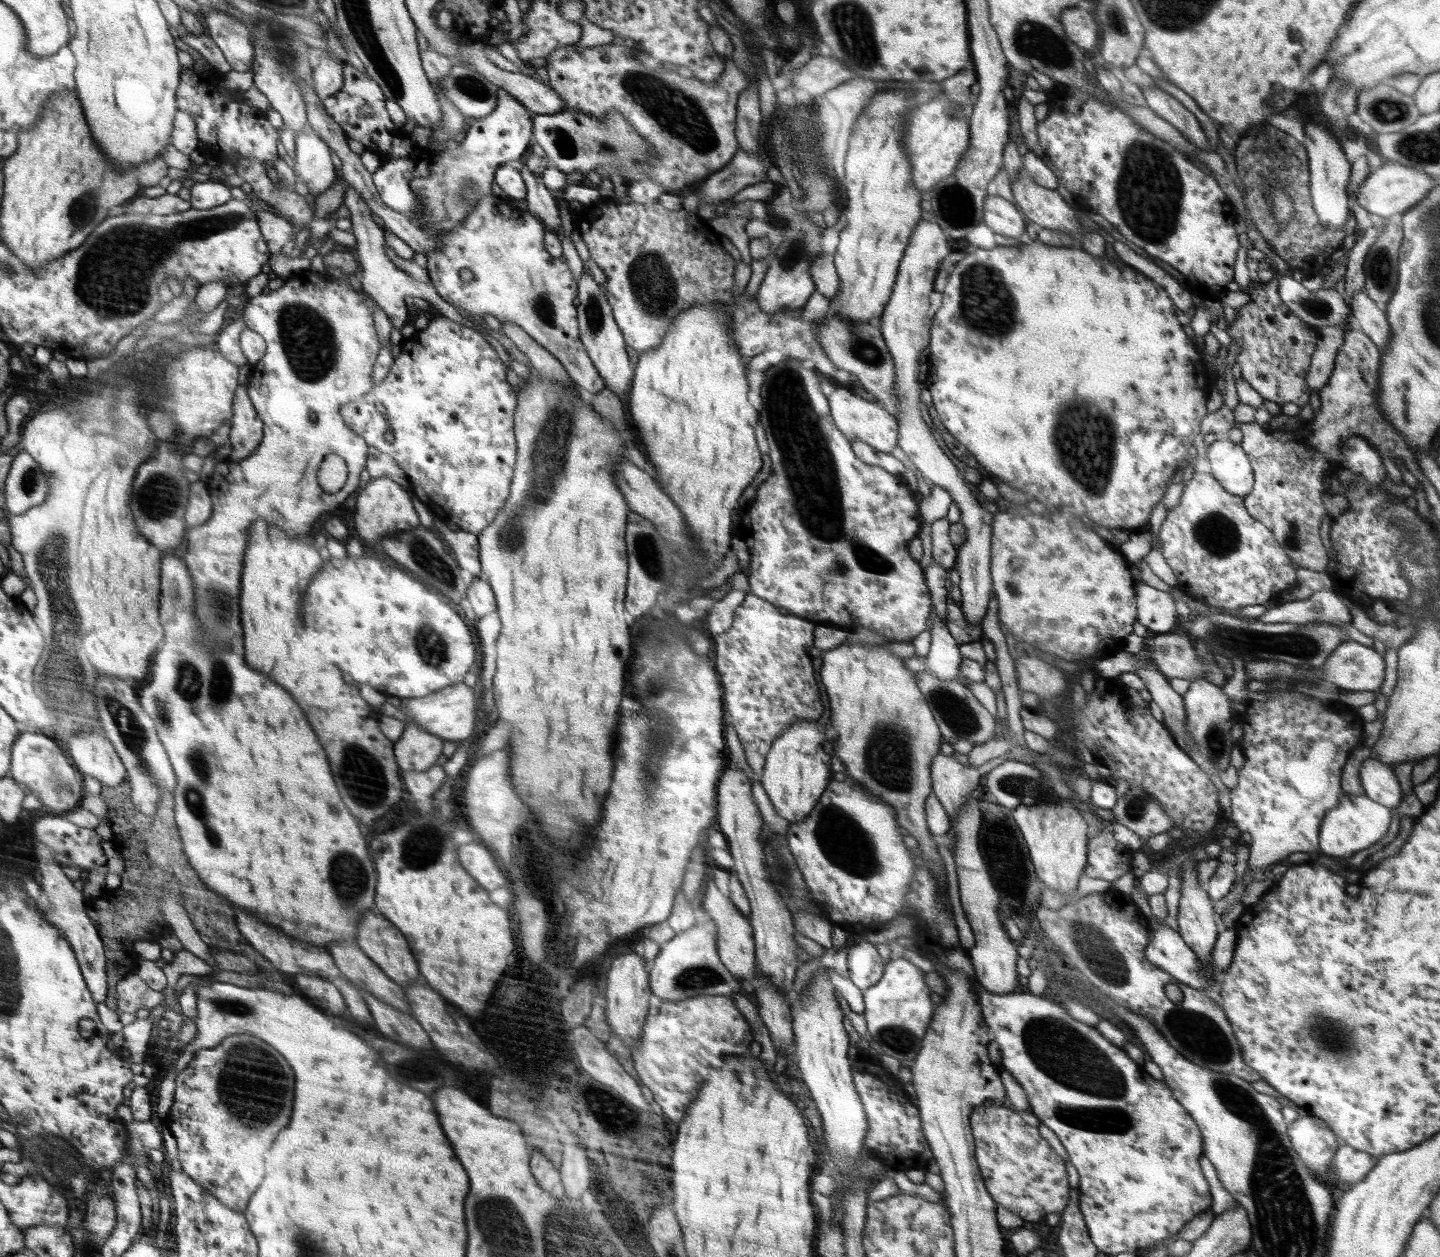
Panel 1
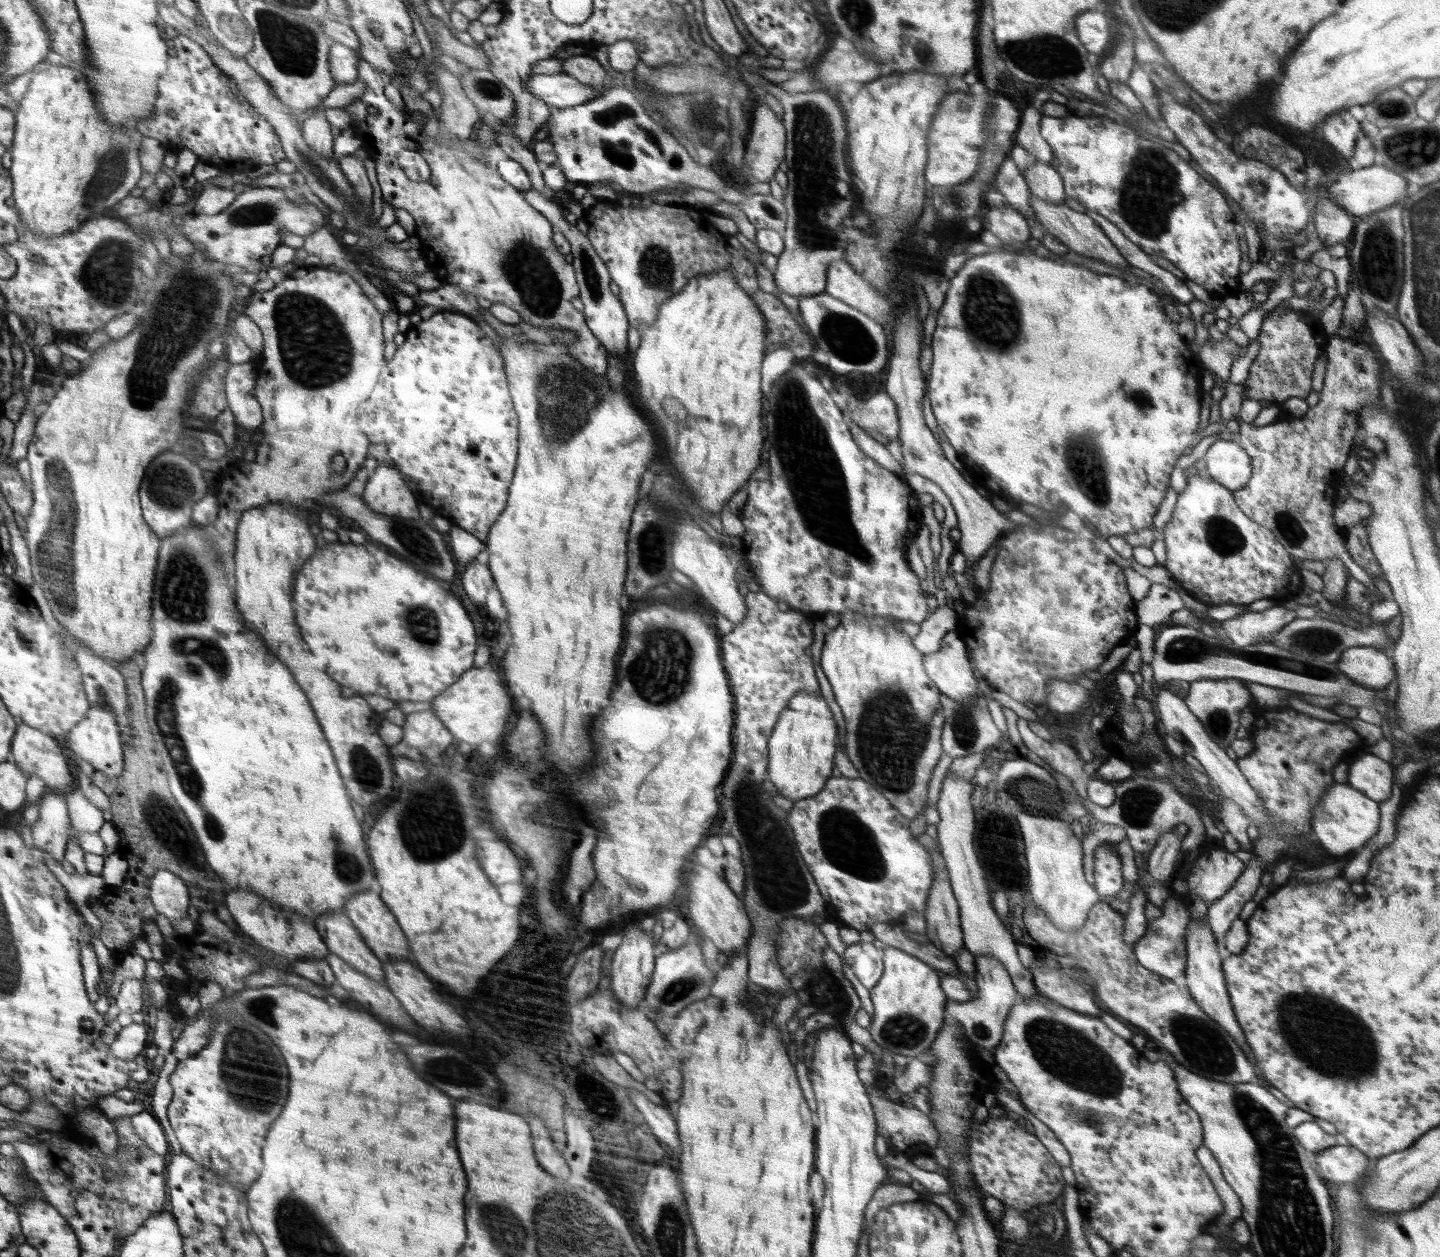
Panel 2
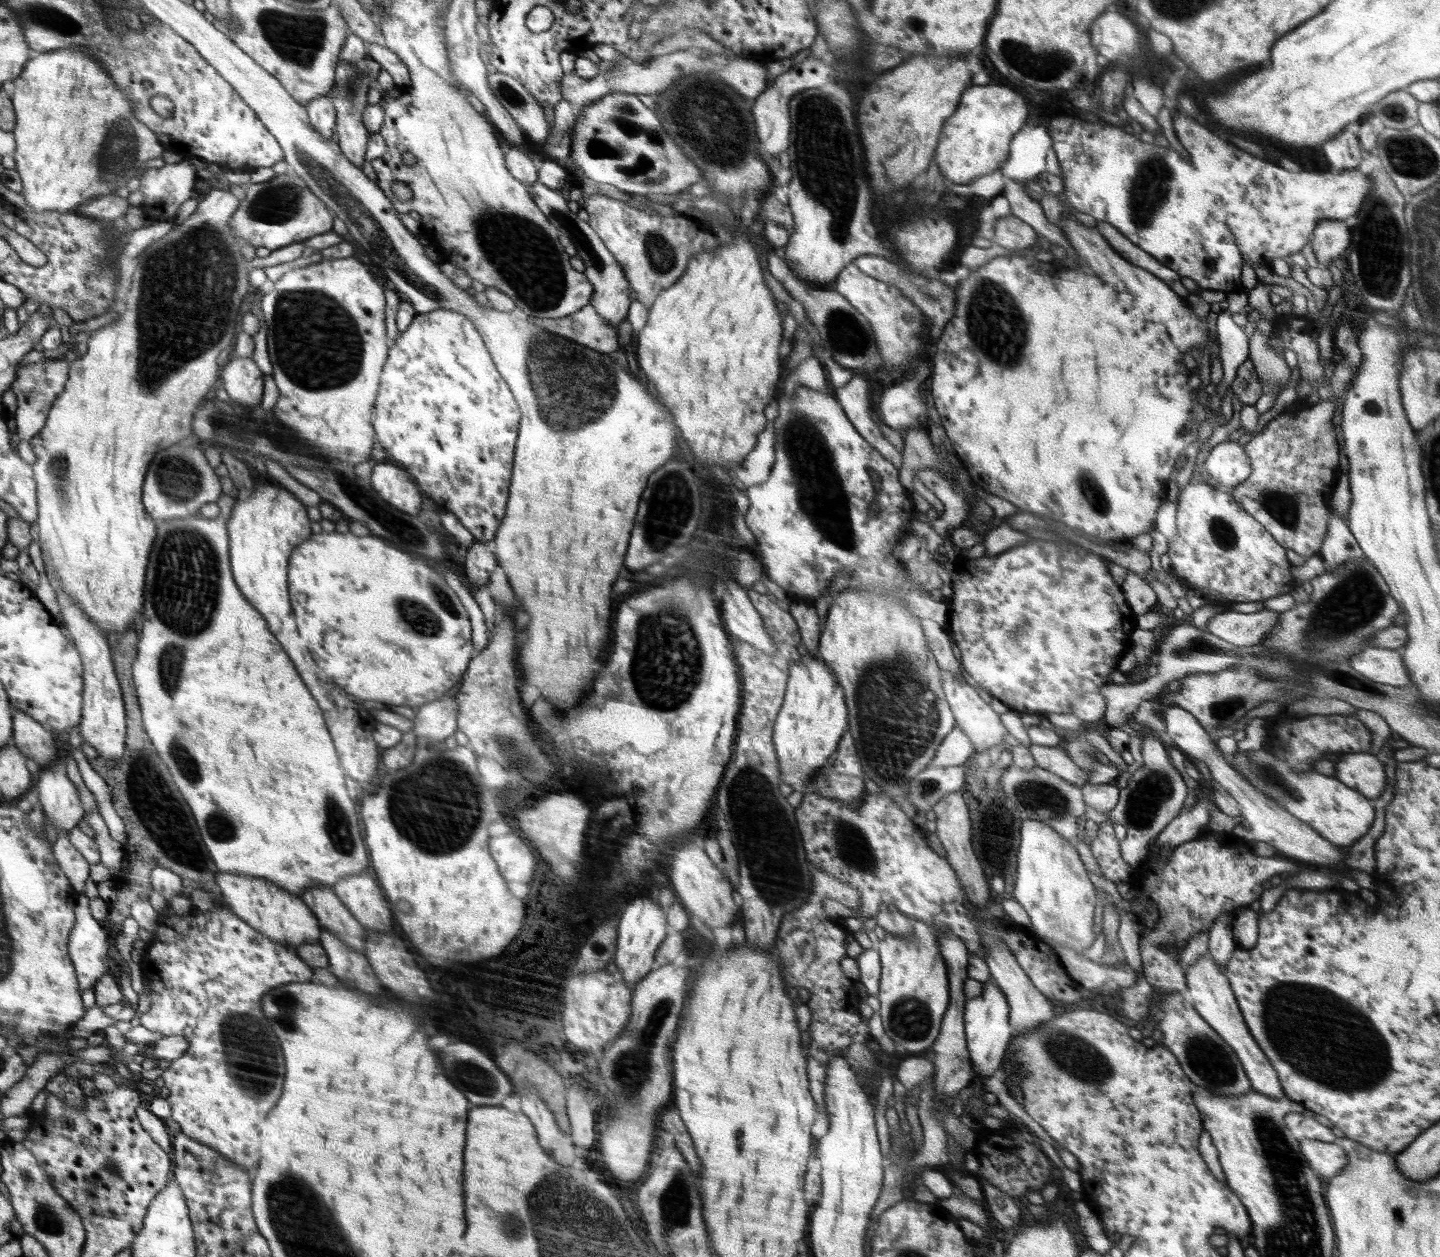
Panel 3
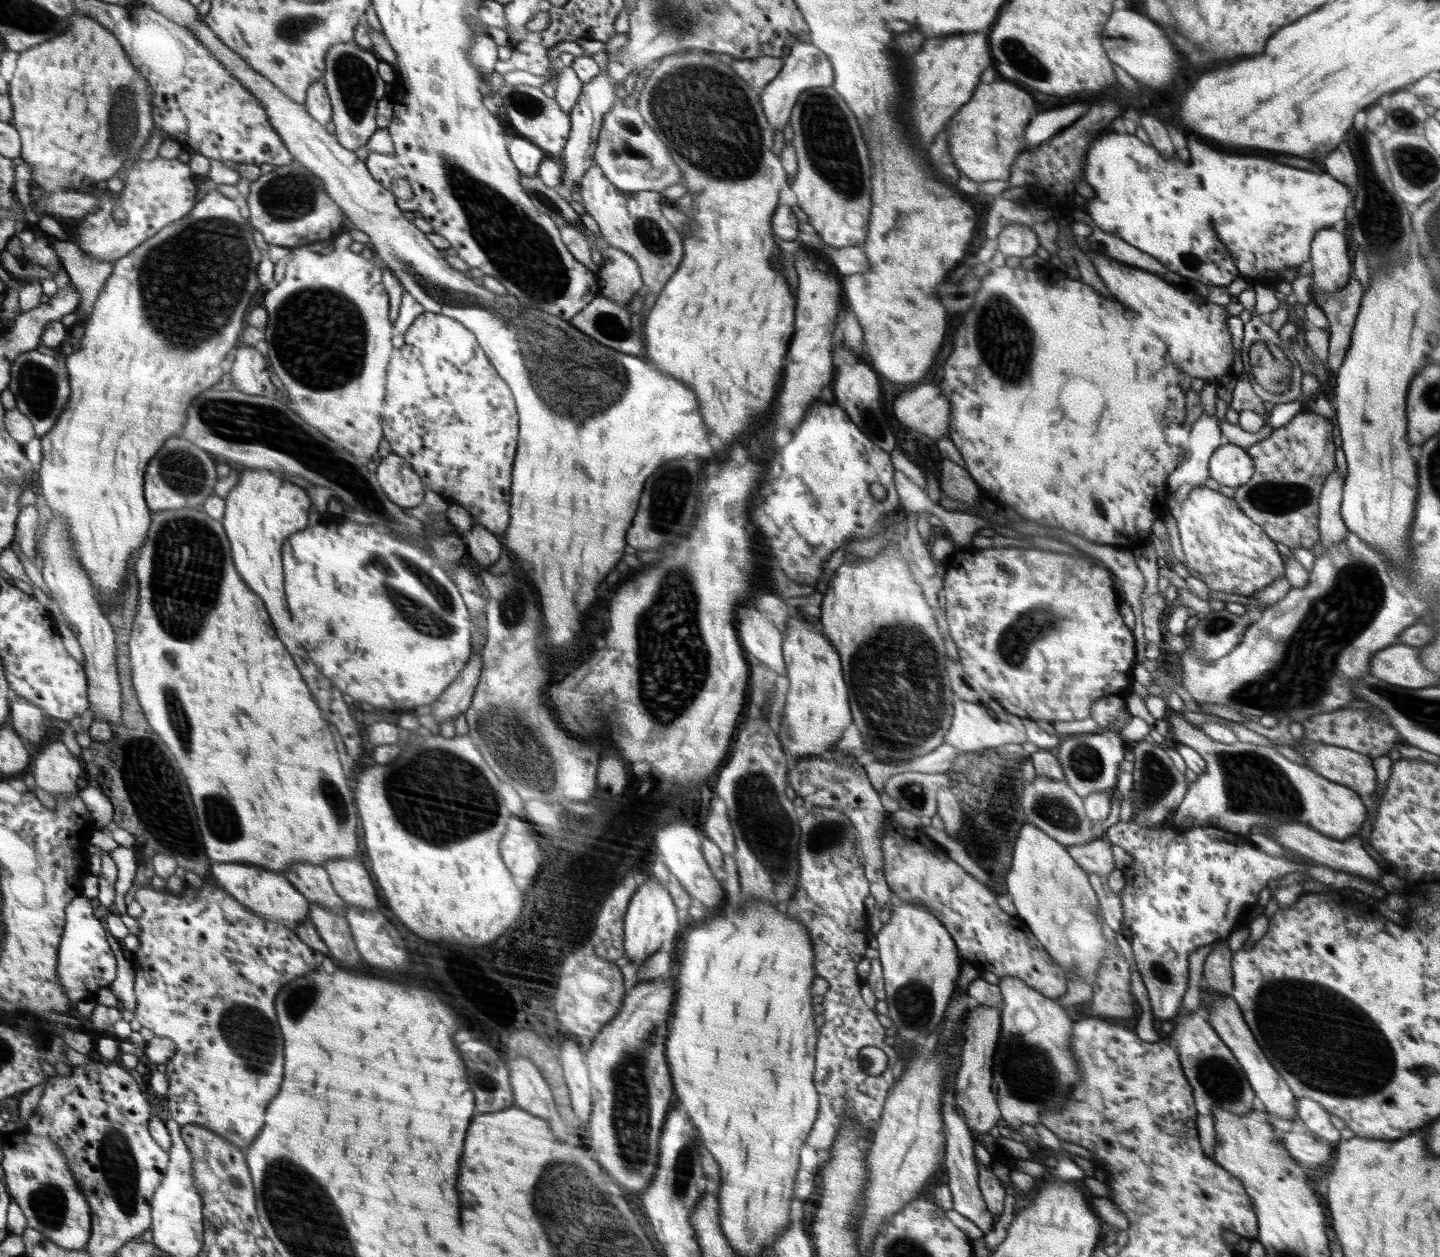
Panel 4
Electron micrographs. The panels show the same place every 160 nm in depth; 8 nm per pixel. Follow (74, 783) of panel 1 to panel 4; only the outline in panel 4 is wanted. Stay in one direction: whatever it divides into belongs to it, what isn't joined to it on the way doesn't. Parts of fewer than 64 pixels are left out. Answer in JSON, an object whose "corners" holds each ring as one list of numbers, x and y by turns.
{"corners":[[15,695,10,709,11,726,20,738,26,738,30,744,42,744,46,736,43,710,28,698]]}

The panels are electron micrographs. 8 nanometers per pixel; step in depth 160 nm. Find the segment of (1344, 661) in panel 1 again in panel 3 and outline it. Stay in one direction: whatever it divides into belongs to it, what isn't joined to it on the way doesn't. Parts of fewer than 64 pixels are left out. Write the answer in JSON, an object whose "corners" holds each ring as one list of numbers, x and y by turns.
{"corners":[[1366,647,1360,653,1348,658,1349,665,1362,674,1363,677,1369,678,1382,684,1392,684,1392,686,1410,685,1408,669,1405,667,1401,652,1403,647,1399,649]]}

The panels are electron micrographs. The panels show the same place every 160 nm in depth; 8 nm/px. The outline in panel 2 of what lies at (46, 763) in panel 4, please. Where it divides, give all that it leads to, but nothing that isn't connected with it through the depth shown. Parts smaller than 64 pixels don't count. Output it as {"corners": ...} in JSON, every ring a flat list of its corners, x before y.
{"corners":[[48,790,38,802,39,819,31,826,34,848,46,851,58,863,65,858,65,851,72,826,68,816,66,792]]}

